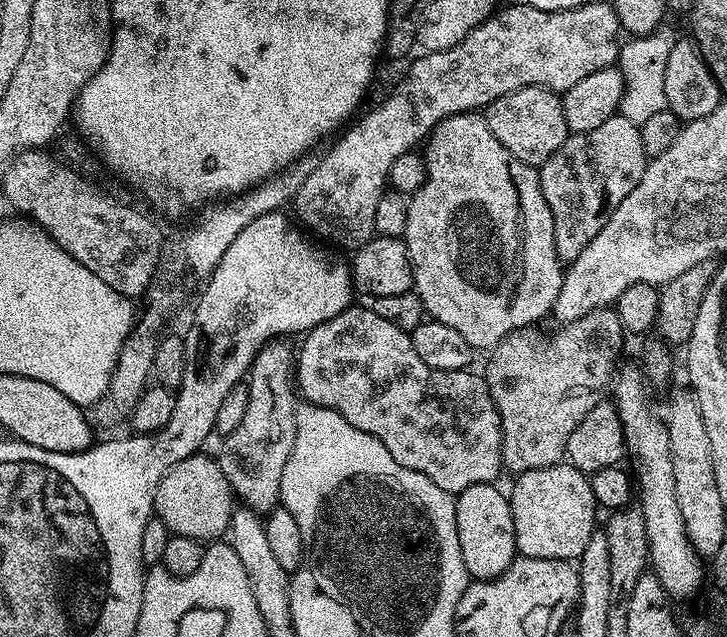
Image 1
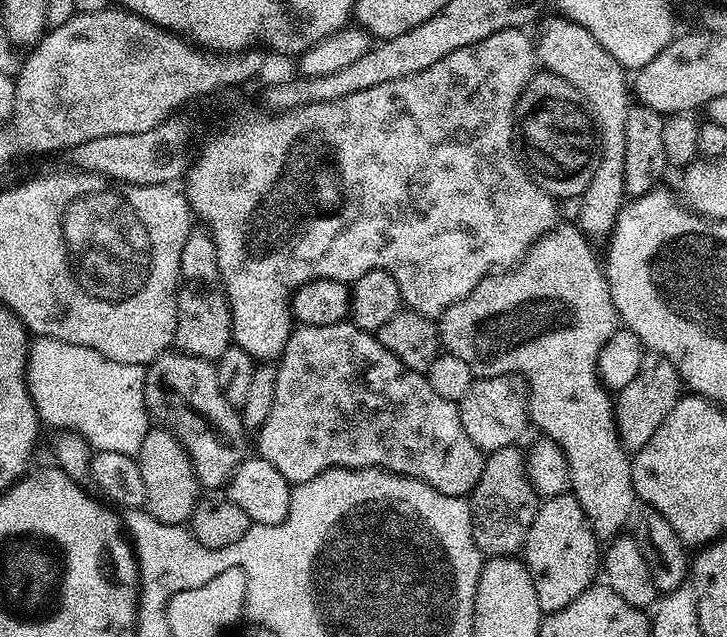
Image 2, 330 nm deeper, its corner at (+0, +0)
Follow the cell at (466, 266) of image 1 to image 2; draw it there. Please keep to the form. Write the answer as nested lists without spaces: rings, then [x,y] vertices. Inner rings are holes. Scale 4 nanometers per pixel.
[[[557,223],[551,232],[547,232],[545,236],[540,236],[534,242],[532,249],[528,251],[516,267],[493,272],[491,276],[487,276],[482,282],[478,282],[478,286],[470,292],[465,300],[454,302],[454,306],[447,308],[443,316],[439,317],[438,327],[443,351],[447,355],[462,358],[462,362],[466,362],[466,366],[470,366],[473,377],[513,376],[523,381],[528,393],[528,419],[531,427],[533,429],[536,427],[537,433],[540,436],[549,436],[554,442],[558,442],[562,454],[566,454],[568,465],[570,466],[571,495],[575,496],[578,503],[582,506],[582,510],[588,519],[588,525],[591,526],[597,541],[607,542],[621,535],[627,529],[624,528],[627,524],[629,527],[630,521],[634,516],[632,507],[637,507],[638,501],[636,499],[636,491],[634,490],[634,482],[632,481],[630,453],[625,448],[623,442],[620,441],[620,432],[616,428],[614,400],[610,395],[609,389],[605,388],[604,383],[600,380],[600,376],[596,373],[598,354],[602,354],[602,346],[606,346],[606,342],[610,342],[610,334],[616,332],[618,317],[614,302],[610,298],[608,279],[604,277],[601,261],[598,259],[598,256],[592,253],[592,248],[593,245],[581,234],[575,223]]]

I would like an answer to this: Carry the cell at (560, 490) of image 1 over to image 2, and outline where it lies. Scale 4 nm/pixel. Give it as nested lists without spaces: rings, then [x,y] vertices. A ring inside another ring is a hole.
[[[550,496],[541,503],[522,549],[522,559],[530,570],[541,613],[557,612],[570,606],[578,594],[592,587],[602,564],[596,547],[596,536],[575,496]]]

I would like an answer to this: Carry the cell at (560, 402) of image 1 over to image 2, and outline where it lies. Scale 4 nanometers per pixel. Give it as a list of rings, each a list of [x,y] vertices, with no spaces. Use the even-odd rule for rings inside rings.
[[[513,446],[503,448],[497,452],[491,453],[485,459],[482,478],[478,486],[470,494],[470,503],[472,506],[472,533],[477,548],[485,557],[494,556],[516,556],[521,551],[530,534],[530,526],[538,514],[542,500],[537,496],[534,486],[530,486],[526,466],[524,465],[525,453],[519,452],[519,447]]]

